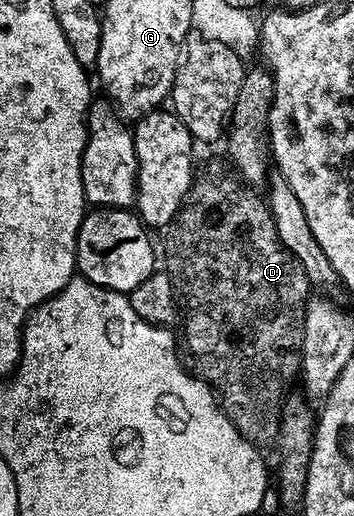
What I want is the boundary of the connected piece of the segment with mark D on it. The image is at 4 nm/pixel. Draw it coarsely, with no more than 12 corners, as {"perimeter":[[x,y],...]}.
{"perimeter":[[213,163],[164,270],[192,374],[272,444],[311,284],[268,202]]}

